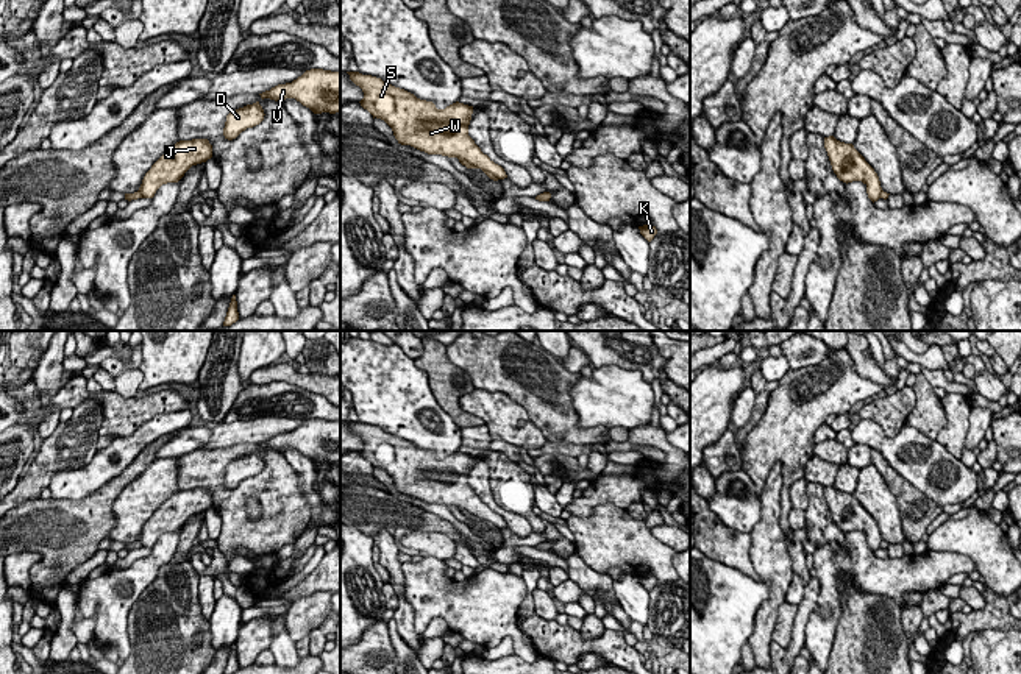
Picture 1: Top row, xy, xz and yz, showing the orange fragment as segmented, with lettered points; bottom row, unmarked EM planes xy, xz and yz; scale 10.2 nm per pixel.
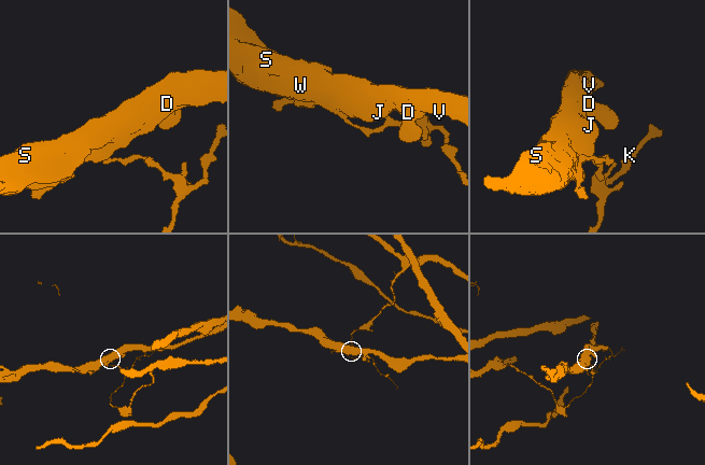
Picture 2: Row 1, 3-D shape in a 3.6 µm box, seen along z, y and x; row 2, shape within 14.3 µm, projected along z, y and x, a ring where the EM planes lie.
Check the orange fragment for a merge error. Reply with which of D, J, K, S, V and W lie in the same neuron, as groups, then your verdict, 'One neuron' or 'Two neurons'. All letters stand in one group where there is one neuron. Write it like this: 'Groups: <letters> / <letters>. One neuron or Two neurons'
Groups: D J S V W / K. Two neurons

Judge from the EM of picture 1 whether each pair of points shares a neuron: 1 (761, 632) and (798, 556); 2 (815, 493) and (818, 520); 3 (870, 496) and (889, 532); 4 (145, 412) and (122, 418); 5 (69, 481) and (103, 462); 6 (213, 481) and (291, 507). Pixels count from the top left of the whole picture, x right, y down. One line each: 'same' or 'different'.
1: different
2: same
3: same
4: same
5: same
6: same

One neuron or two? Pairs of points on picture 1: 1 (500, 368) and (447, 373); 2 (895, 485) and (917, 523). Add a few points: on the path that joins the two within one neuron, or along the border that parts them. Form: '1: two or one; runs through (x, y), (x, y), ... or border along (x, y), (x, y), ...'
1: two; border along (445, 347), (445, 354), (469, 375), (475, 387)
2: one; runs through (904, 495), (917, 514)

